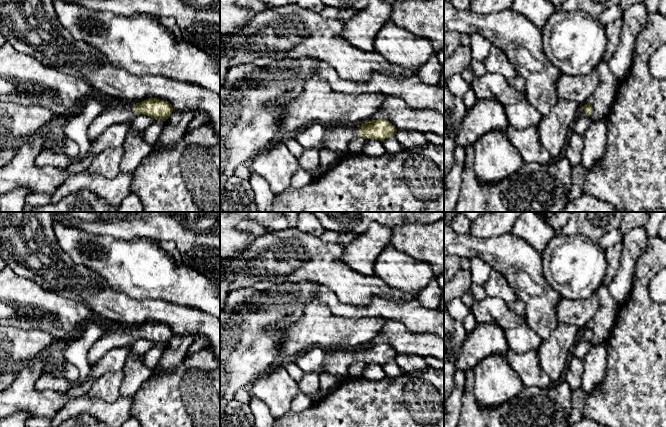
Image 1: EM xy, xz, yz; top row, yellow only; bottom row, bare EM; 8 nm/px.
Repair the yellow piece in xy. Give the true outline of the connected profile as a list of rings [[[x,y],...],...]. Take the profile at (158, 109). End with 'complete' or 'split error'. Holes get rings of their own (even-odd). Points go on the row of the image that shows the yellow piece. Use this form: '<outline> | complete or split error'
[[[149,98],[134,105],[122,101],[115,106],[106,106],[90,124],[88,138],[90,141],[97,139],[107,128],[131,121],[138,114],[154,119],[168,119],[173,111],[169,102],[157,98]]] | split error

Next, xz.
[[[385,119],[365,122],[362,125],[325,125],[323,147],[341,155],[348,153],[348,143],[356,136],[375,138],[383,142],[395,136],[397,129]]] | split error

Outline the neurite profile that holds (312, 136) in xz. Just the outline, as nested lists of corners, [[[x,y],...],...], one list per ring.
[[[320,123],[312,124],[299,132],[295,133],[294,139],[304,149],[318,149],[323,150],[323,139],[325,135],[325,125]]]

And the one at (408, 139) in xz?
[[[397,130],[395,138],[407,149],[422,147],[429,143],[423,133],[410,130]]]

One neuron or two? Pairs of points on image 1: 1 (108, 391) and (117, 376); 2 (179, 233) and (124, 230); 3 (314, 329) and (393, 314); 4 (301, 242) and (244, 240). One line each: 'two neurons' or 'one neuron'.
1: one neuron
2: one neuron
3: two neurons
4: two neurons

